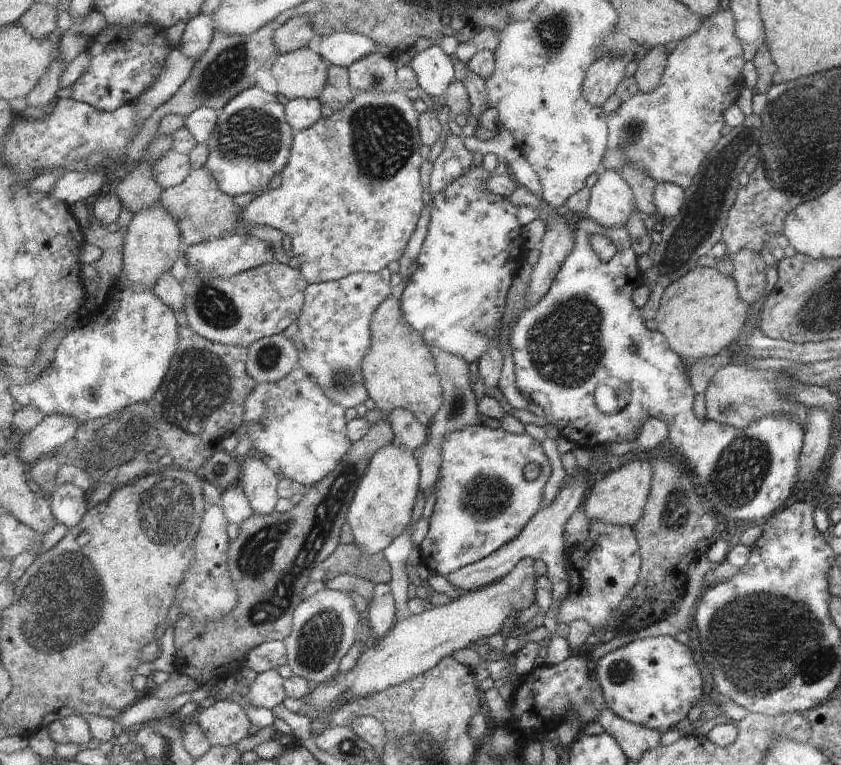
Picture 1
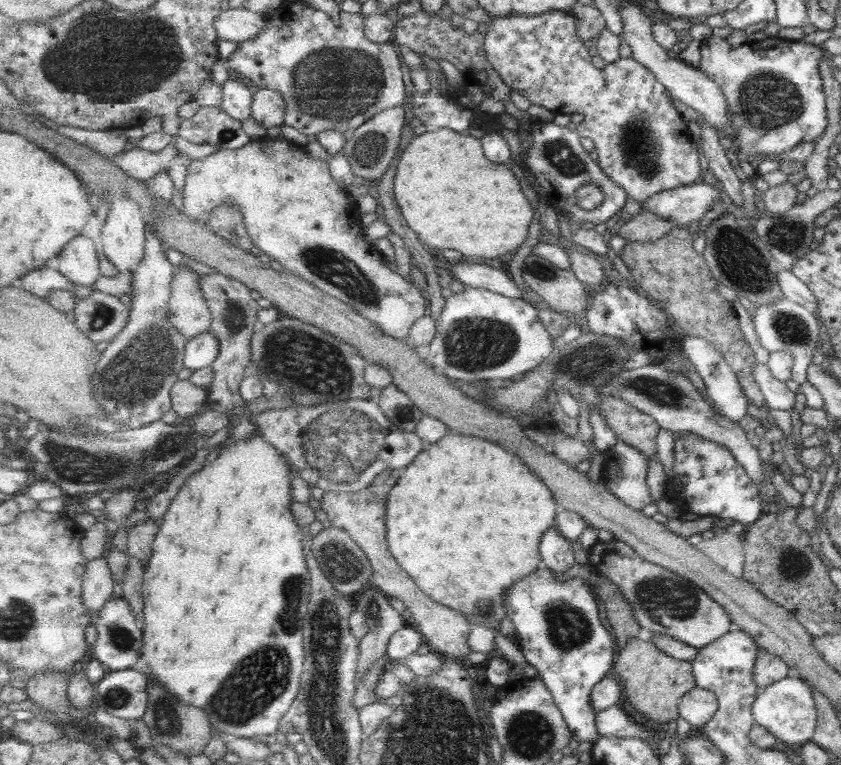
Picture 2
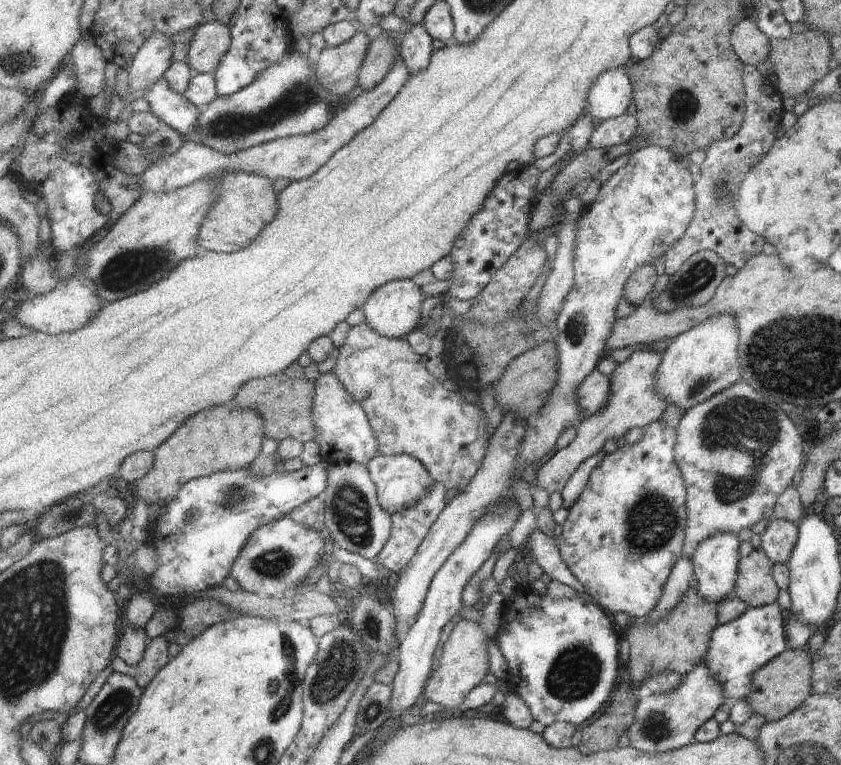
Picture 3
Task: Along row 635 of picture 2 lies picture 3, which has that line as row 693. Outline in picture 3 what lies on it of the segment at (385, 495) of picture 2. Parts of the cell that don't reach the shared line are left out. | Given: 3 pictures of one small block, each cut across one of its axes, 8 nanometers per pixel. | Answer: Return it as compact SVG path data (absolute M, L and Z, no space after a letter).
M465 619L459 620L449 634L449 639L443 646L440 664L425 684L423 701L431 700L452 712L457 711L468 694L489 674L489 658L485 648L485 642L489 638L479 626L479 622Z

